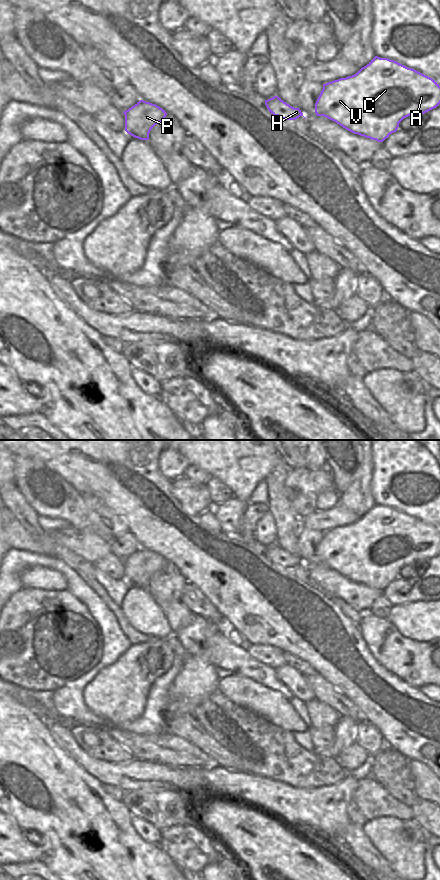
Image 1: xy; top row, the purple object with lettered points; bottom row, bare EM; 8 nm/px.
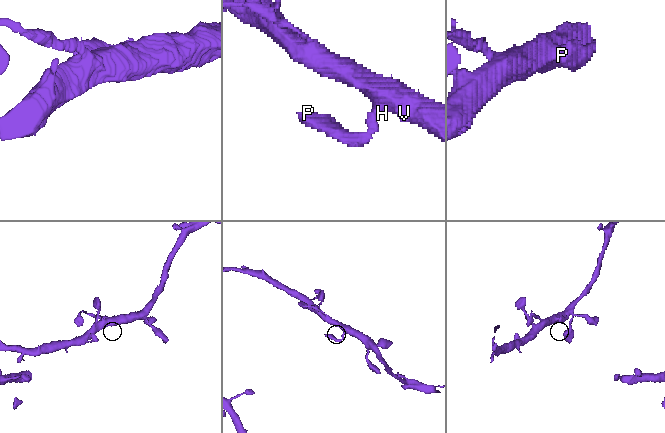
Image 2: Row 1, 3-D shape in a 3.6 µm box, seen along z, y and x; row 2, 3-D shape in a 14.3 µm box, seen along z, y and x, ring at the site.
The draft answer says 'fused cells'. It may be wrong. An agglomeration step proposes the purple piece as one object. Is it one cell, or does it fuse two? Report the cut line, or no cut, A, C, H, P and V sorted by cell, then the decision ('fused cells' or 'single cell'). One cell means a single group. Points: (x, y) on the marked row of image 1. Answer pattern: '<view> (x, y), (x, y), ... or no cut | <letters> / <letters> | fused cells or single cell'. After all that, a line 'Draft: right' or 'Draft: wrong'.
no cut | A C H P V | single cell
Draft: wrong

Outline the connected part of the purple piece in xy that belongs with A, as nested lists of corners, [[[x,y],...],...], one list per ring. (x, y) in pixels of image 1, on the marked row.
[[[375,56],[356,74],[323,84],[315,113],[354,134],[383,142],[404,118],[424,114],[439,104],[440,86],[435,80],[394,60]]]

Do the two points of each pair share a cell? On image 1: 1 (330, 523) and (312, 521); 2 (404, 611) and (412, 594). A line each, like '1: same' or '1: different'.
1: same
2: different

